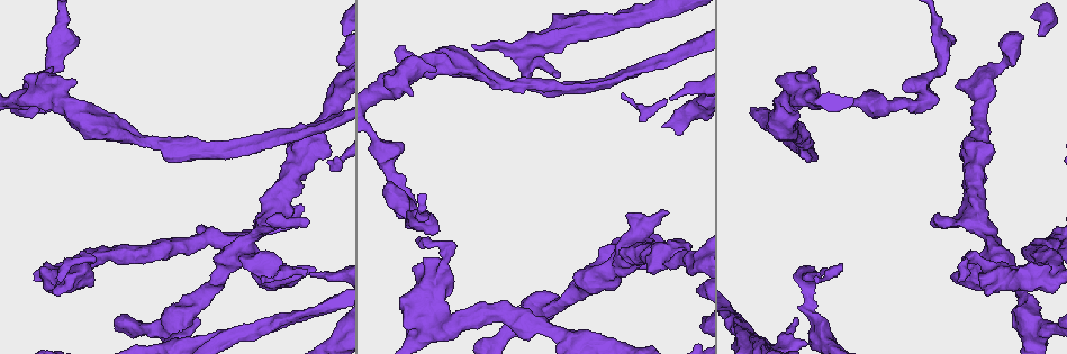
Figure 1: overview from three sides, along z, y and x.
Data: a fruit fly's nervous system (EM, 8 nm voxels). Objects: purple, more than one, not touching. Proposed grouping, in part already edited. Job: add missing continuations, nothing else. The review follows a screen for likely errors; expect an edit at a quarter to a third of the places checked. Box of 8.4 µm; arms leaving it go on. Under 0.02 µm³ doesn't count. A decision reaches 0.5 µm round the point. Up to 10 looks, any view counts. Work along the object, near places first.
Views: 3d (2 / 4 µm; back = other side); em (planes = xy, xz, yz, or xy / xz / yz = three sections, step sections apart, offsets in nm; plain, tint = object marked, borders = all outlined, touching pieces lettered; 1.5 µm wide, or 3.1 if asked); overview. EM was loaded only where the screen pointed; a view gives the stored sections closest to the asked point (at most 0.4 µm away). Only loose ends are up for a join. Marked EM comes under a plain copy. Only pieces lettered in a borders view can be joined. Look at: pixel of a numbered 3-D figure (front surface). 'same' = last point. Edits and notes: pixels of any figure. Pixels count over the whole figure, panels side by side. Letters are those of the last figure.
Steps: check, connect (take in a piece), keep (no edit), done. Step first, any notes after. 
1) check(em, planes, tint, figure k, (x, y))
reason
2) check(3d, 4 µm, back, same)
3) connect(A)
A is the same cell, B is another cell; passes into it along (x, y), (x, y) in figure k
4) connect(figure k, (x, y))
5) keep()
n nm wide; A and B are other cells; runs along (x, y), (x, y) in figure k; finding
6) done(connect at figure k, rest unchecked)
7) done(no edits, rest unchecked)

check(em, planes, tint, figure 1, (314, 271))
stops while still wide

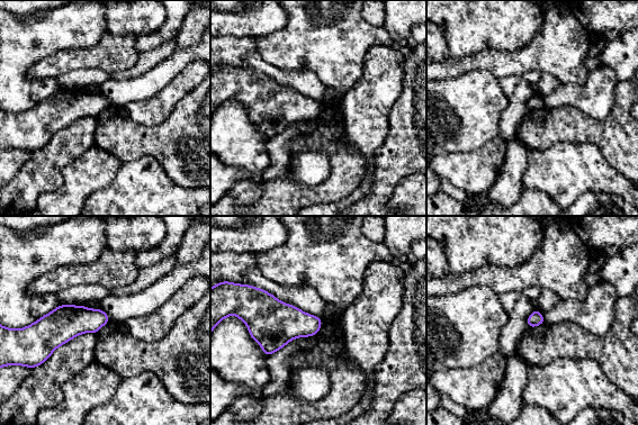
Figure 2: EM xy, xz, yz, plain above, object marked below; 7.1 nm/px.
check(em, planes, borders, same)
see the neighbours

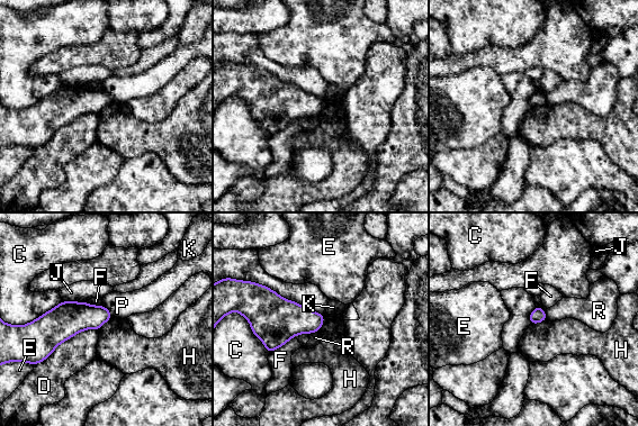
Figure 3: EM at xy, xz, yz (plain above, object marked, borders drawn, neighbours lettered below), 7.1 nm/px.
keep()
C, D, E, F, H, J, K, P and R are other cells; border along (323, 314), (323, 325), (317, 331) in figure 3; none of them fits

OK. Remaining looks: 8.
check(3d, 4 µm, figure 1, (988, 288))
thick end

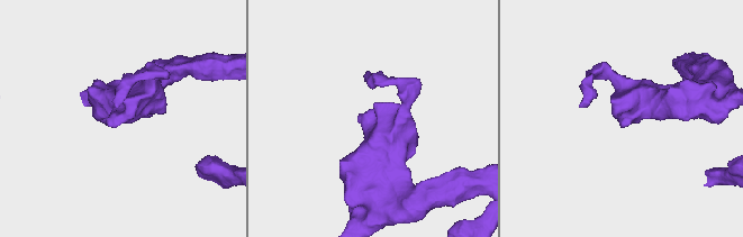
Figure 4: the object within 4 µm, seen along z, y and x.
check(em, planes, borders, figure 4, (357, 116))

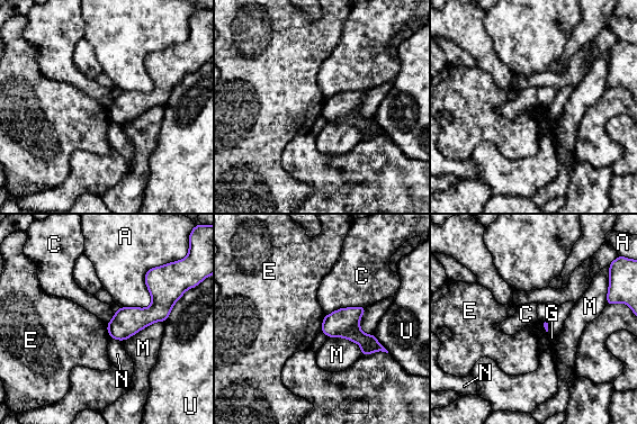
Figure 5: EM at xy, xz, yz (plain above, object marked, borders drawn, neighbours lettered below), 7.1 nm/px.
keep()
A, C, E, G, M, N and U are other cells; runs along (151, 272), (155, 305), (111, 334) in figure 5; no lettered piece goes on from it

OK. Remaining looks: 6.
check(em, planes, borders, figure 1, (797, 321))
an open end

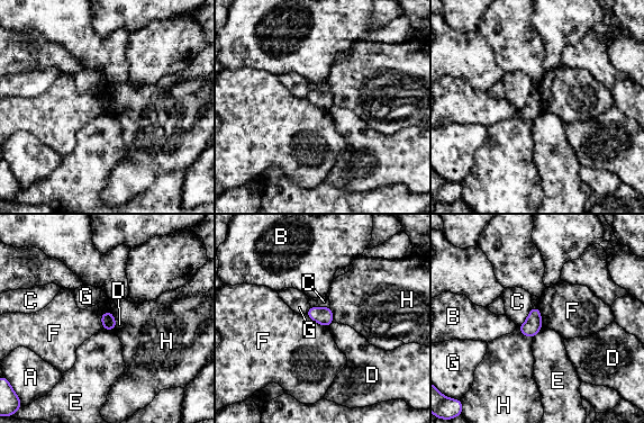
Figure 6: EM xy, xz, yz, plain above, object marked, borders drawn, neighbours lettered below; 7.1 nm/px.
keep()
A, B, C, D, E, F, G and H are other cells; none of them fits

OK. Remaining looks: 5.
check(em, planes, borders, figure 1, (623, 95))
branch stops here

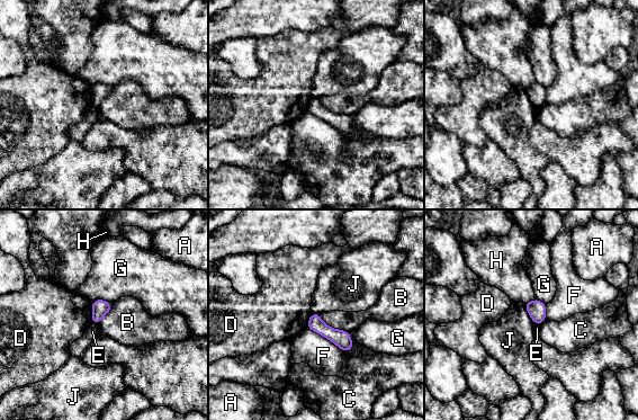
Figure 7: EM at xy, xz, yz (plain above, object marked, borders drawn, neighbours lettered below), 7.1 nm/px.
keep()
F touches over 320 nm; A, B, C, D, E, F, G, H and J are other cells; border along (320, 315), (329, 325), (349, 333) in figure 7; no lettered piece goes on from it

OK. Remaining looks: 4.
done(no edits, rest unchecked)

